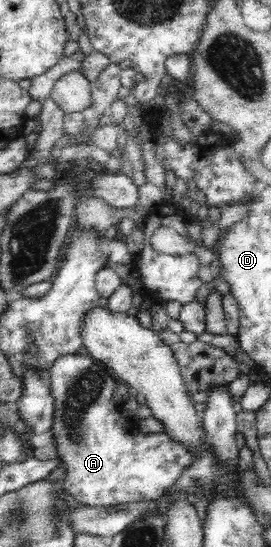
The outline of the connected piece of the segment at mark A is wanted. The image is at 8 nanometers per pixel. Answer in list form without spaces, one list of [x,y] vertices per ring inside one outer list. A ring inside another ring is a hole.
[[[63,354],[50,365],[49,371],[50,391],[55,400],[52,437],[57,440],[57,458],[67,471],[63,489],[73,495],[80,506],[113,507],[158,499],[177,481],[181,472],[191,465],[191,446],[180,445],[165,432],[154,433],[151,438],[147,438],[130,426],[121,415],[119,404],[113,403],[113,393],[117,389],[115,376],[109,375],[103,364],[93,363],[91,356]]]

